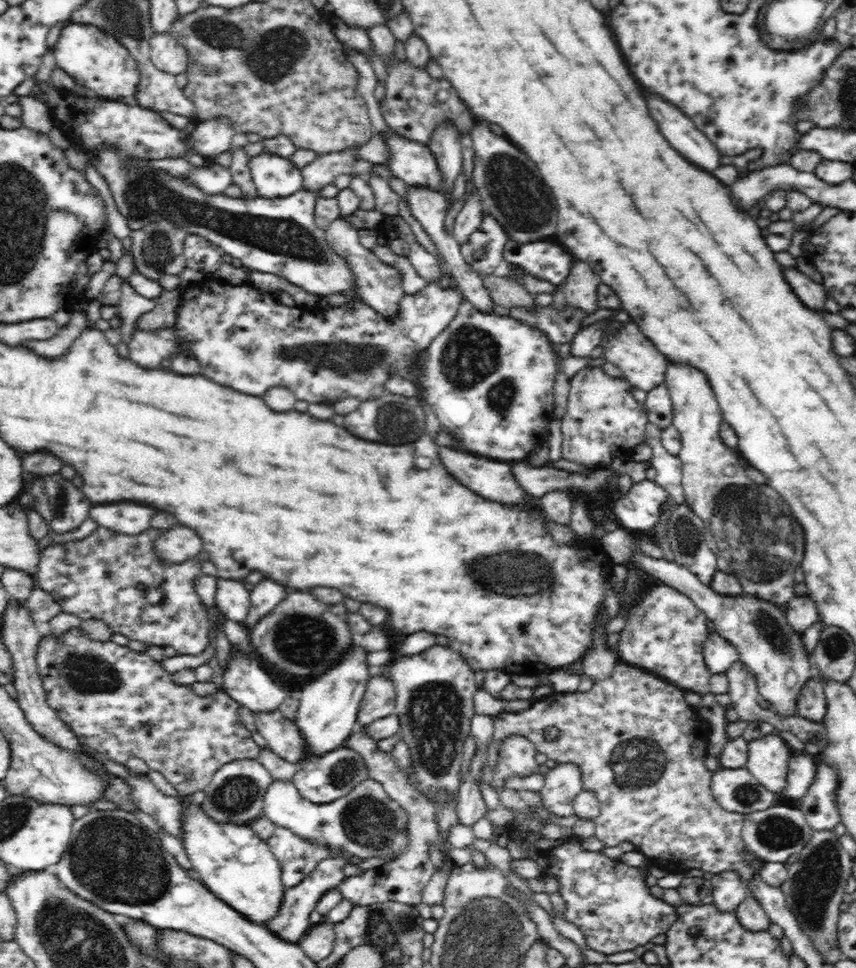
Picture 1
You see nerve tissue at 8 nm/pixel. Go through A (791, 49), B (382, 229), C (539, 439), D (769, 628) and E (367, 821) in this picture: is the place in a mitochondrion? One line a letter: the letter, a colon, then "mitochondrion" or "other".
A: other
B: other
C: other
D: mitochondrion
E: mitochondrion

